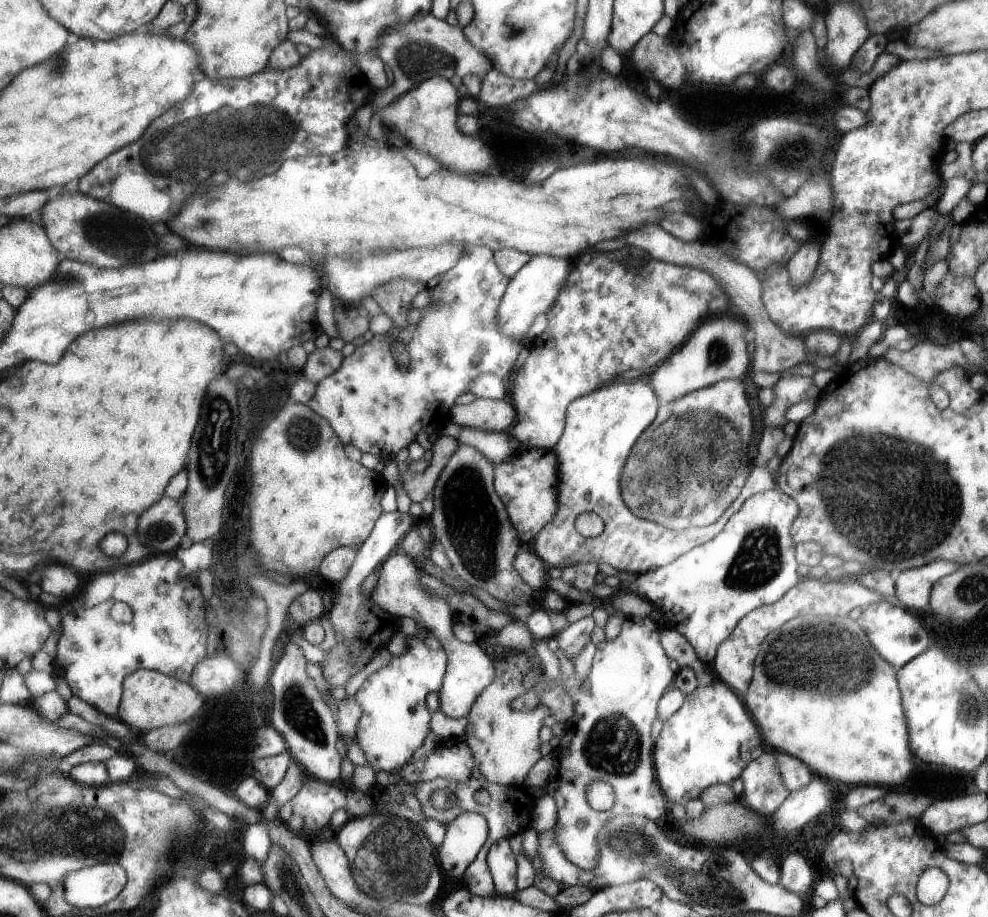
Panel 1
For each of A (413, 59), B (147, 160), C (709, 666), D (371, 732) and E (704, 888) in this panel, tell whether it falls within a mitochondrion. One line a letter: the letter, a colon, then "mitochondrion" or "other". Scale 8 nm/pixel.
A: mitochondrion
B: mitochondrion
C: other
D: other
E: mitochondrion

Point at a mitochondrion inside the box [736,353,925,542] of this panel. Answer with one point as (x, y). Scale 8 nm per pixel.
(853, 474)

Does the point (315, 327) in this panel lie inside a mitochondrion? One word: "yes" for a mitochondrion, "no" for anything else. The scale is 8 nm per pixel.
no

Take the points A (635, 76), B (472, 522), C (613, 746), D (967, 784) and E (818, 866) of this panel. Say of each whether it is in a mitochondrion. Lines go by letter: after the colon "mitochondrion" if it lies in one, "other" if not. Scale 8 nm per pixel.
A: other
B: mitochondrion
C: mitochondrion
D: other
E: other

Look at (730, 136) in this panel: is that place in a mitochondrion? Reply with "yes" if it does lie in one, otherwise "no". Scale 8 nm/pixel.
no

